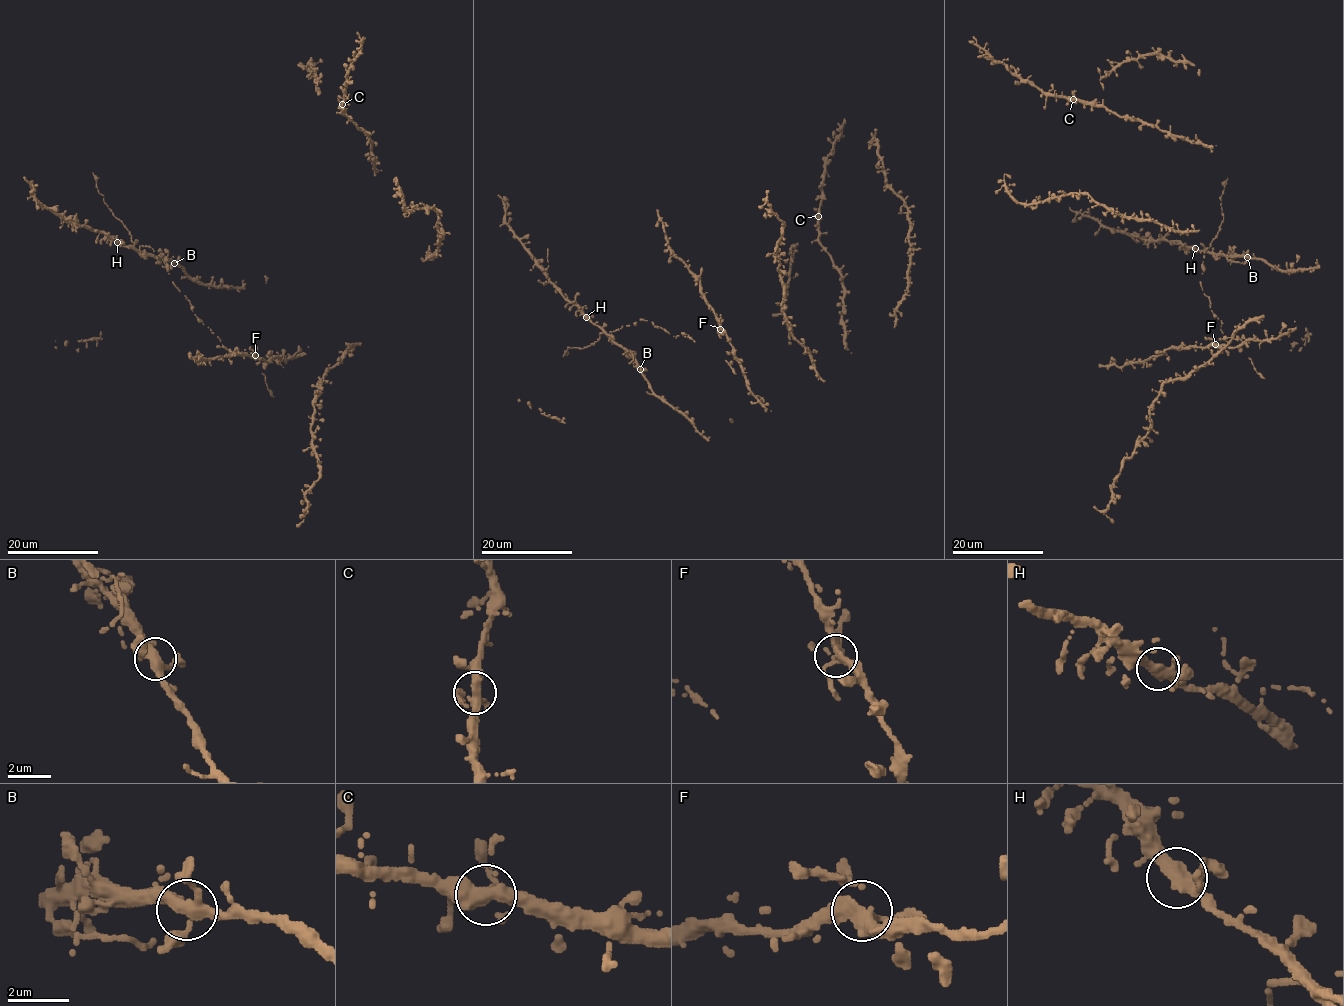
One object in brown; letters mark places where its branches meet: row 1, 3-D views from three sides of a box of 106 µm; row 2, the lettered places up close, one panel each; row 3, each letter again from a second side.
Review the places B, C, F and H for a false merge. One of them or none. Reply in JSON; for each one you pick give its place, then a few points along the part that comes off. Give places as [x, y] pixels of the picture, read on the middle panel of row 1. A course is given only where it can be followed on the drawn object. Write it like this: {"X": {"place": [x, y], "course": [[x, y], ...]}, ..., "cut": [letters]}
{"cut": []}

